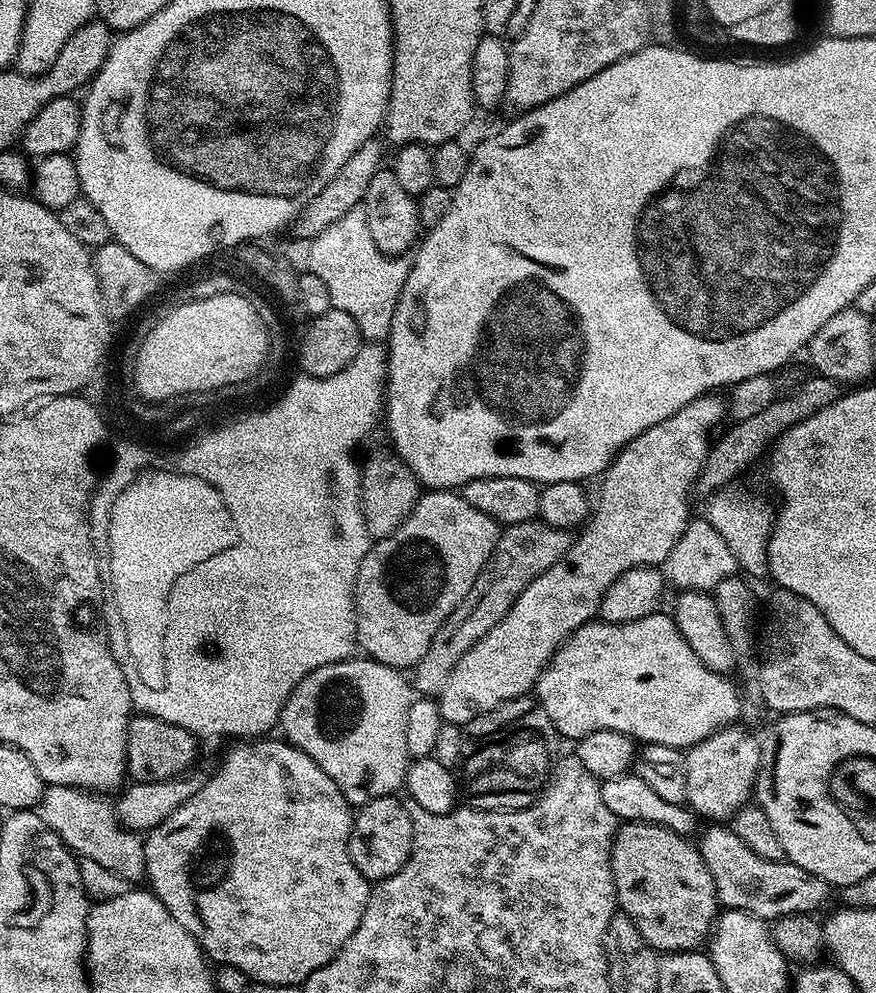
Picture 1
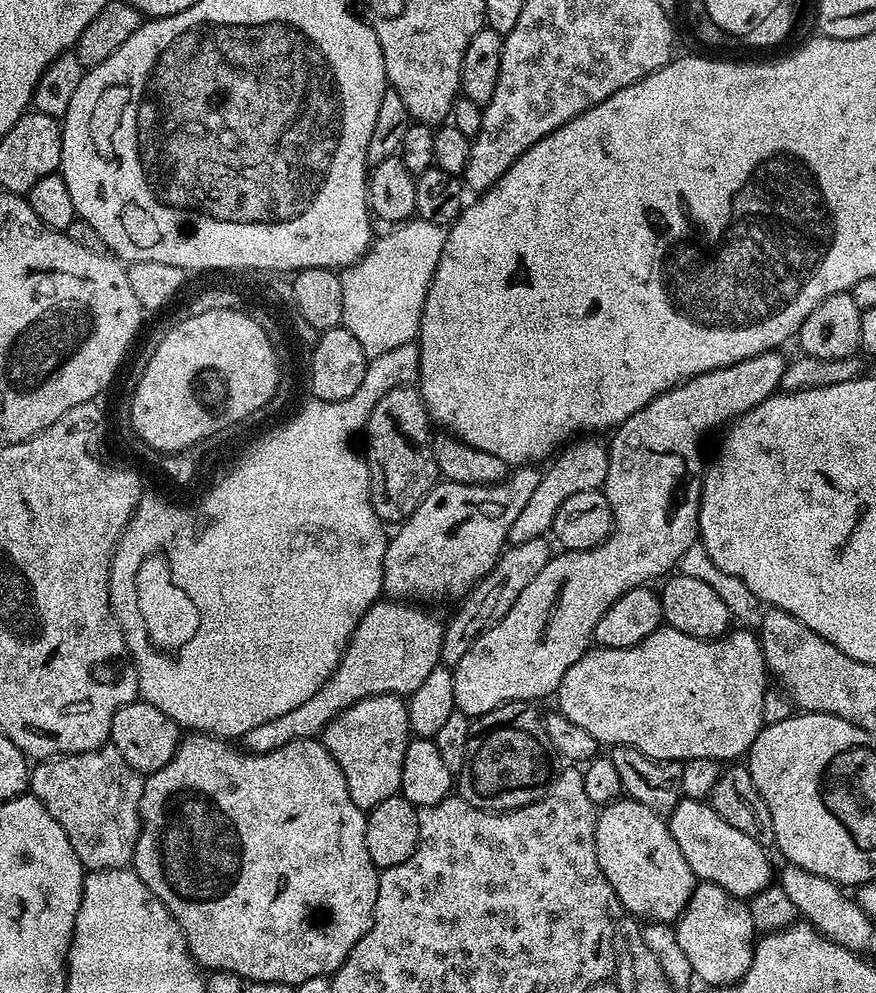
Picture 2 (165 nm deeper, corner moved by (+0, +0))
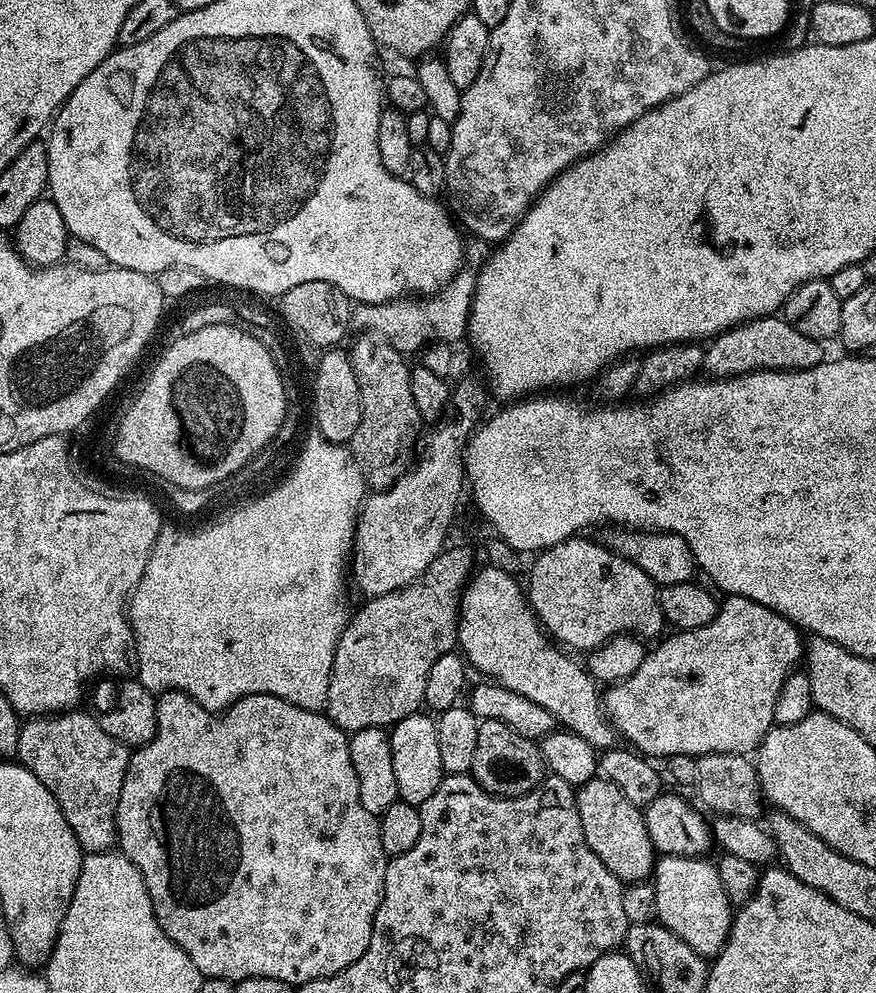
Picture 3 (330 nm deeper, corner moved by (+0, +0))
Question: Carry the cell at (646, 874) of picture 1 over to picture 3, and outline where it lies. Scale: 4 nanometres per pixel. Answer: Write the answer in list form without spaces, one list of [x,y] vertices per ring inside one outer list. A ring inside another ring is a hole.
[[[597,778],[576,788],[576,805],[582,830],[586,834],[586,846],[606,862],[621,882],[644,882],[653,875],[658,853],[646,834],[646,822],[641,805],[630,802],[614,782]]]

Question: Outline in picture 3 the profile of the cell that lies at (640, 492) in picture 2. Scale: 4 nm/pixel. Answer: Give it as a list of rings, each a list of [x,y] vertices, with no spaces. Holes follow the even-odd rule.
[[[783,315],[760,316],[757,320],[746,320],[743,324],[735,324],[721,332],[705,347],[703,371],[712,378],[741,376],[747,372],[758,372],[762,368],[777,370],[795,370],[812,368],[824,363],[825,345],[819,340],[802,334],[802,330],[794,330]]]

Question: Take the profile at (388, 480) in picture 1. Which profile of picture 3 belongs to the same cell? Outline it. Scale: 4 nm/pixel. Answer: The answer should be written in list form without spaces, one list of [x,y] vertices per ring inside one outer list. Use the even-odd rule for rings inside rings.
[[[371,330],[361,331],[359,335],[350,347],[350,355],[354,378],[358,378],[362,418],[358,430],[354,430],[350,451],[356,457],[365,485],[372,490],[383,490],[412,467],[422,436],[422,417],[410,390],[410,364],[404,361],[405,353]]]

